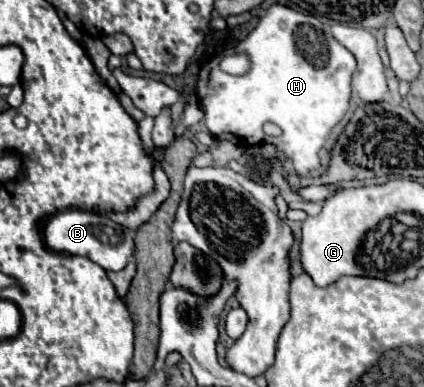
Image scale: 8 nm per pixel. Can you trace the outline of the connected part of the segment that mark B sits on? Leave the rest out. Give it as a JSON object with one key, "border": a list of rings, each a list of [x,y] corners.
{"border":[[[62,210],[50,218],[44,230],[46,246],[54,252],[86,256],[104,270],[122,270],[134,252],[134,232],[116,222],[84,210]]]}

